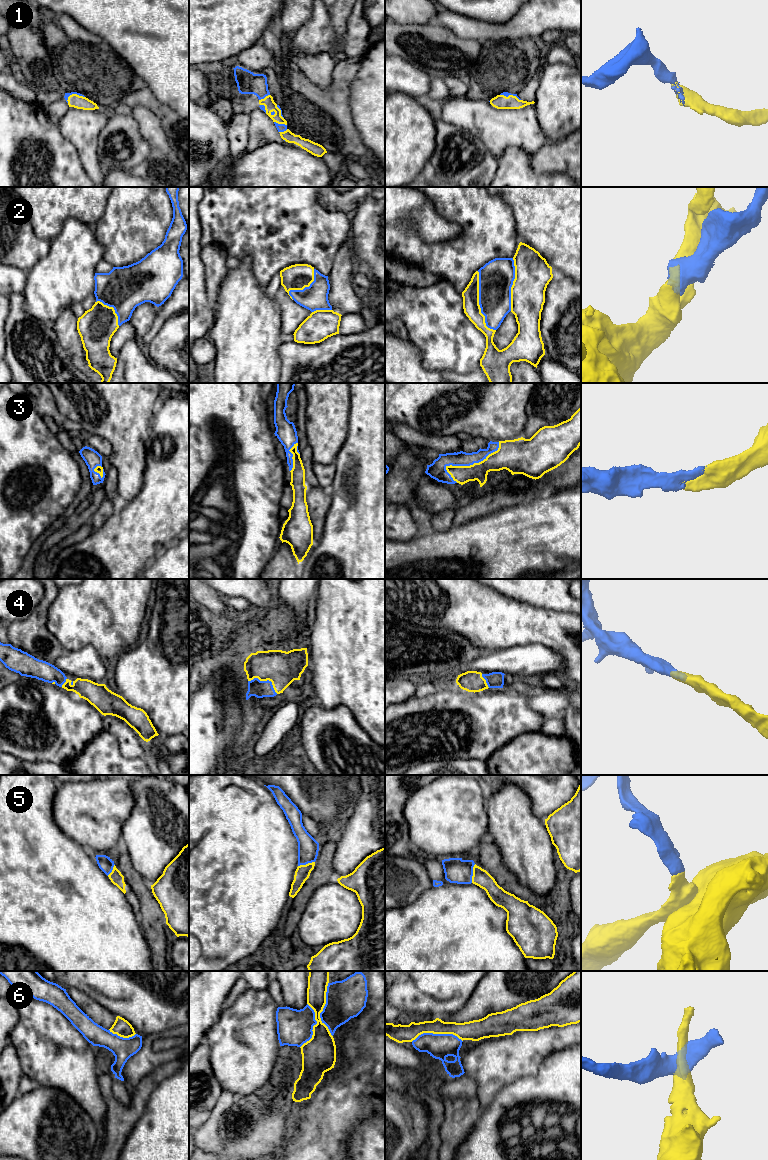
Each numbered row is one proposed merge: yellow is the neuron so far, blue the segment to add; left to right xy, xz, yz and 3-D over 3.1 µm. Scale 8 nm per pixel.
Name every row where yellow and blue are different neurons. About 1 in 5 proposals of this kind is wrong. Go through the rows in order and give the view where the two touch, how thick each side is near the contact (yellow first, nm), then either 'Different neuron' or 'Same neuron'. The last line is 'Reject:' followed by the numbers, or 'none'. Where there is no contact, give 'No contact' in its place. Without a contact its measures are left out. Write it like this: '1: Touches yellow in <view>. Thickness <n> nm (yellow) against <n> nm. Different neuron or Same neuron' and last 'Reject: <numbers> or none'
1: Touches yellow in xy. Thickness 110 nm (yellow) against 40 nm. Same neuron
2: Touches yellow in yz. Thickness 130 nm (yellow) against 280 nm. Same neuron
3: Touches yellow in yz. Thickness 180 nm (yellow) against 120 nm. Same neuron
4: Touches yellow in xz. Thickness 280 nm (yellow) against 140 nm. Same neuron
5: Touches yellow in yz. Thickness 140 nm (yellow) against 200 nm. Same neuron
6: Touches yellow in xz. Thickness 170 nm (yellow) against 320 nm. Different neuron
Reject: 6

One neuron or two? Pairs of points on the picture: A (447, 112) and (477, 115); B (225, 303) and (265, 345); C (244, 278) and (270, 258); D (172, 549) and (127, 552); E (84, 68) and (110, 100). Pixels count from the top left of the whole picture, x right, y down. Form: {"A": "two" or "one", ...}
{"A": "one", "B": "one", "C": "two", "D": "two", "E": "one"}

